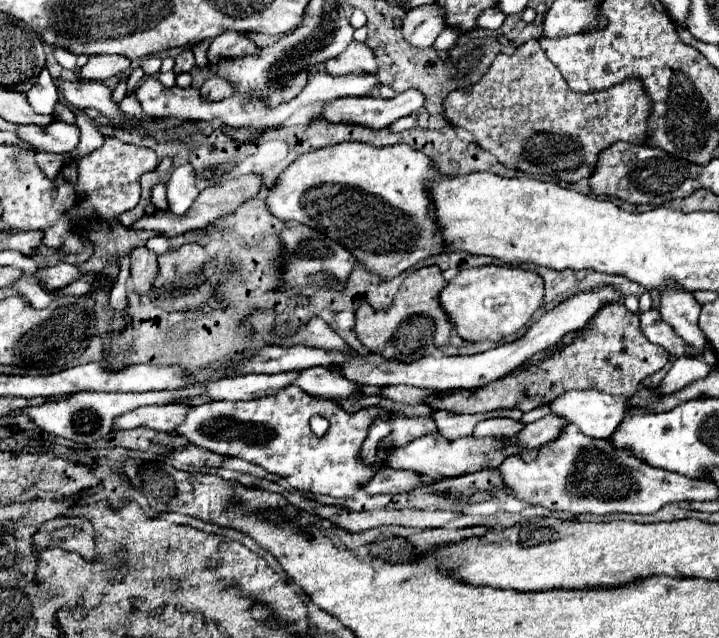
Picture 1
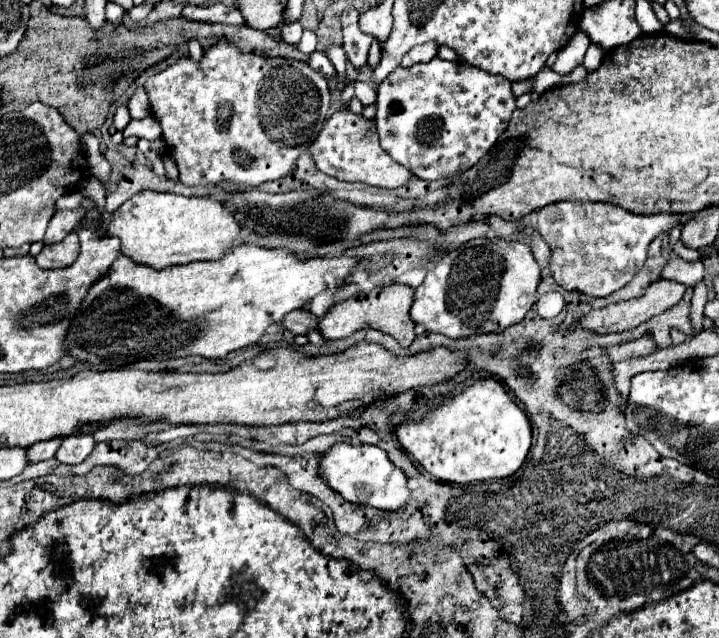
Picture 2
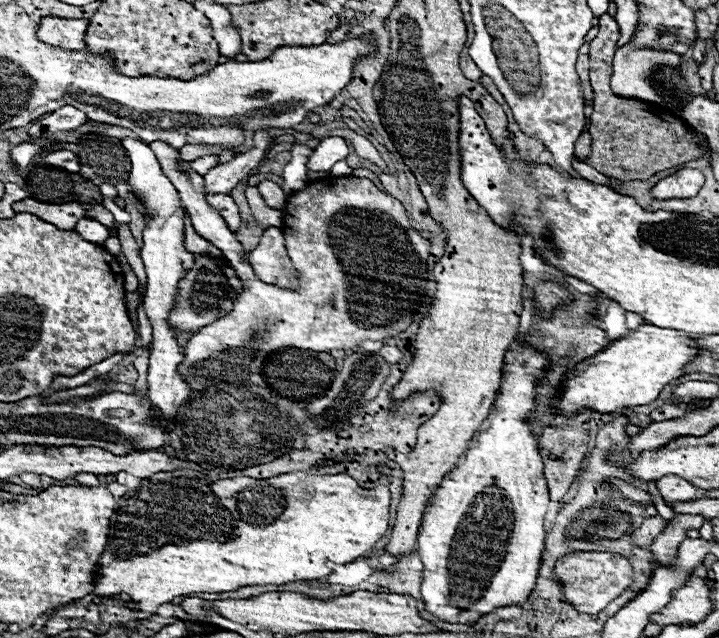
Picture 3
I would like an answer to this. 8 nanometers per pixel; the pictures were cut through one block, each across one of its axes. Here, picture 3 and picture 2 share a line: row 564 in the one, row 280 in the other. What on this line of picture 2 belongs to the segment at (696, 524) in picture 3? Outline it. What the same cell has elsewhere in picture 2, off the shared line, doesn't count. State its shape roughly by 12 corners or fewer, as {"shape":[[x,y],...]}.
{"shape":[[672,280],[652,282],[642,296],[584,314],[596,334],[624,332],[676,306],[686,292]]}

